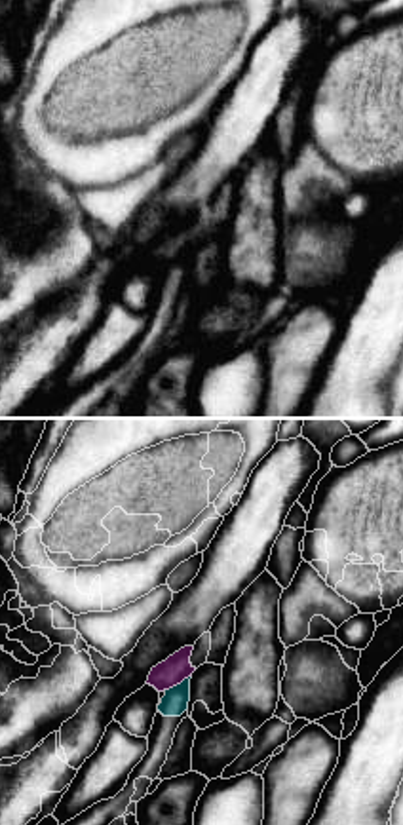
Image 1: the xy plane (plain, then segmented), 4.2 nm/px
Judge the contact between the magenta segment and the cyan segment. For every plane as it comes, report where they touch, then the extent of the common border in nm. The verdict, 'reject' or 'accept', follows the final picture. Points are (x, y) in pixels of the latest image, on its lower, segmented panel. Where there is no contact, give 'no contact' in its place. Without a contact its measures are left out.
(177, 683) | 130 nm

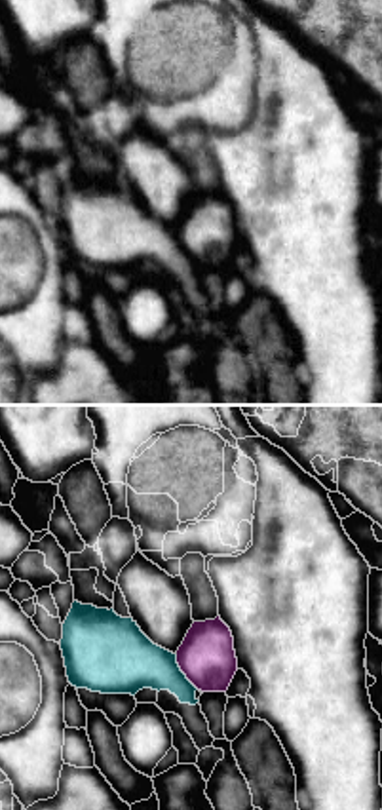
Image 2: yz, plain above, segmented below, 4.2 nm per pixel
(181, 670) | 180 nm

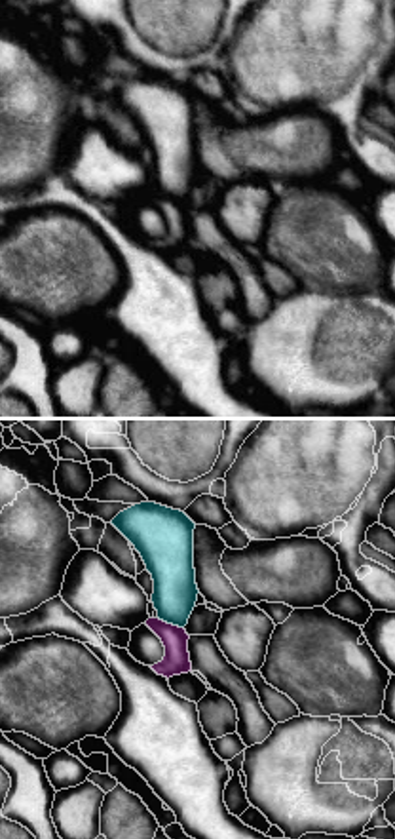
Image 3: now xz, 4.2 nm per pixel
(171, 624) | 120 nm

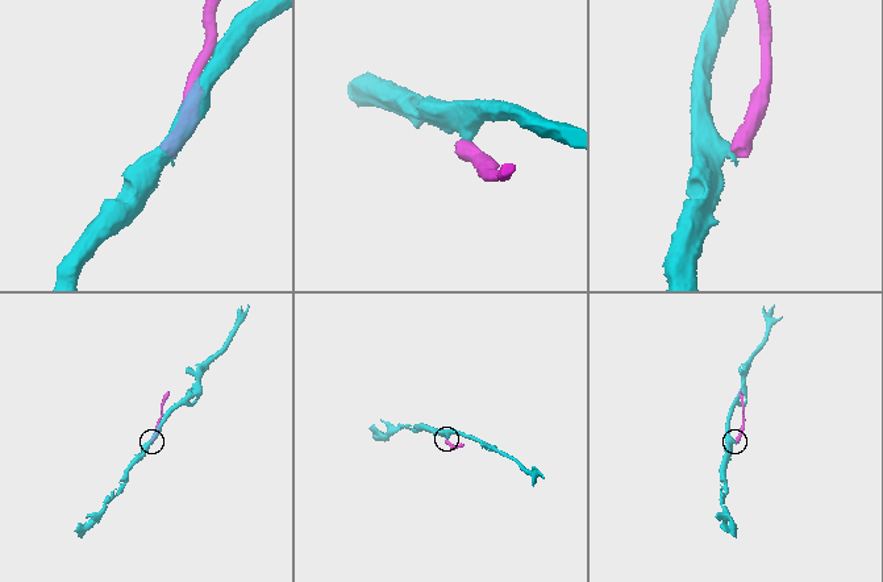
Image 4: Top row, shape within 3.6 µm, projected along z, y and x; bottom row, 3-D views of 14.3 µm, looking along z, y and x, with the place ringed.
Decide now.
reject

